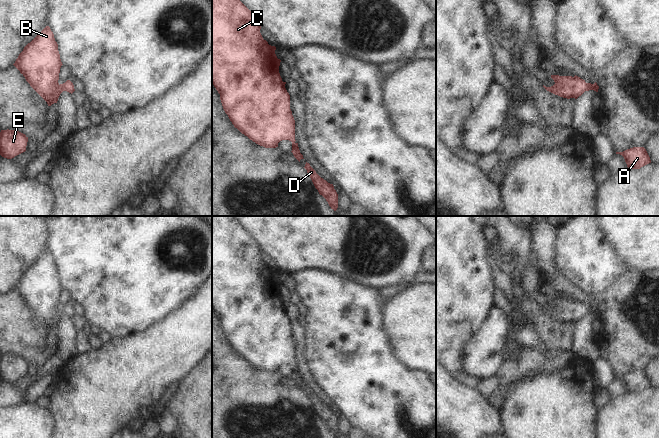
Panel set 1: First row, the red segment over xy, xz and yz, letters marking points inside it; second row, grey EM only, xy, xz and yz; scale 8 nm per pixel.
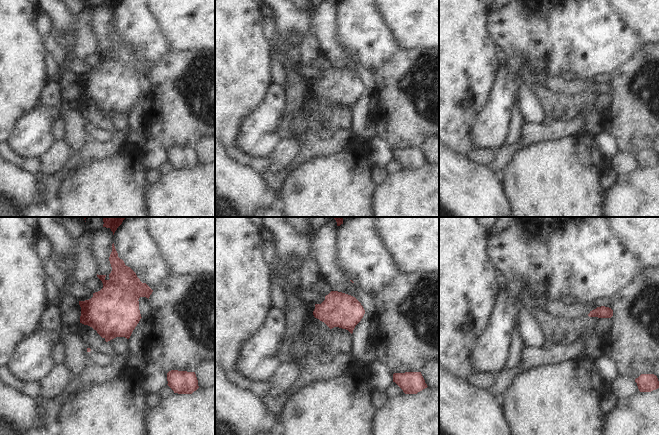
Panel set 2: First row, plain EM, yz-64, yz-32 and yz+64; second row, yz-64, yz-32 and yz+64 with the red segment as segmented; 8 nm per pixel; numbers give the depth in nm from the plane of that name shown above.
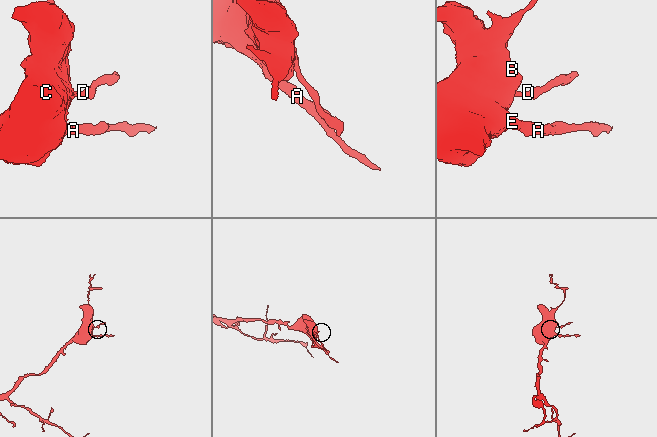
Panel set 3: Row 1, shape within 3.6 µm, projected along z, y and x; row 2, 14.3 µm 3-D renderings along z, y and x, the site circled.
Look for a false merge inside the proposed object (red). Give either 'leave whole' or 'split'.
leave whole

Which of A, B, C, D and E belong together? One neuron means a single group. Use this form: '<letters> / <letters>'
A B C D E

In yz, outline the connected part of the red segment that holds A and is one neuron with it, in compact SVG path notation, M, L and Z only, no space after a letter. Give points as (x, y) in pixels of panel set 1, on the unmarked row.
M633 371L623 376L616 376L624 381L628 393L640 393L651 387L650 381L644 371Z

